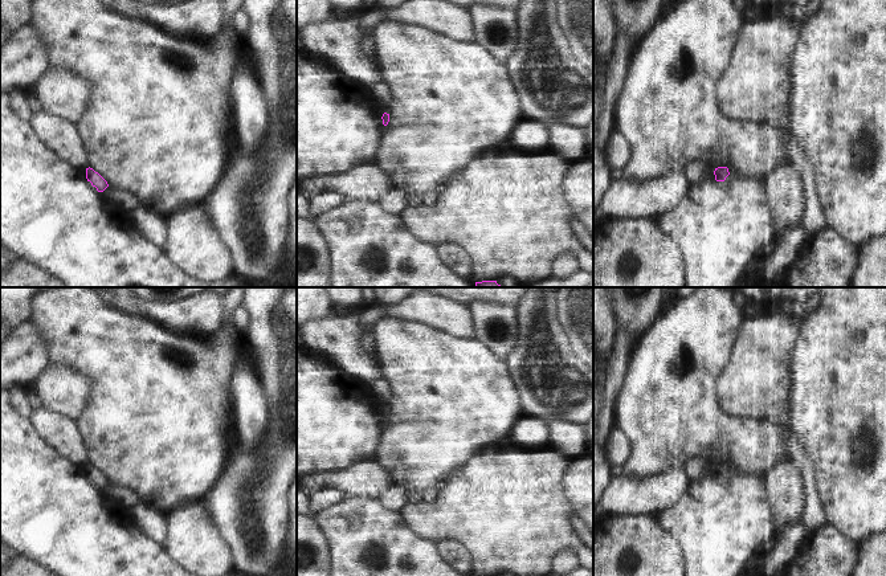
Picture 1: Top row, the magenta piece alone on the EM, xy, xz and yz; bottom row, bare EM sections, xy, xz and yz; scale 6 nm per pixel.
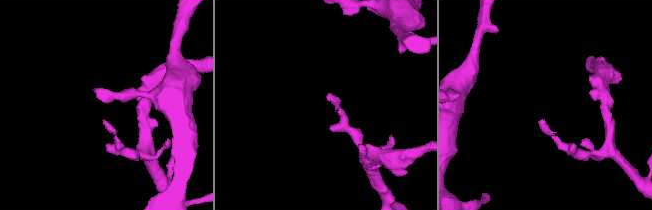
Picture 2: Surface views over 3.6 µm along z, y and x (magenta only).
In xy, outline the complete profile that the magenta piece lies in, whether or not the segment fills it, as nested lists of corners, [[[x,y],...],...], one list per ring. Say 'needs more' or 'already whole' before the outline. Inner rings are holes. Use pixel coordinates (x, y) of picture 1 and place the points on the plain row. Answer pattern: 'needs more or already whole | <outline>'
already whole | [[[90,463],[86,465],[86,475],[98,489],[103,489],[109,483],[107,478]]]

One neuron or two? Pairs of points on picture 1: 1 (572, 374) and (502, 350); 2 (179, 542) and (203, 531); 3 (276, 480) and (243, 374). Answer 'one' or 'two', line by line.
1: two
2: one
3: two

